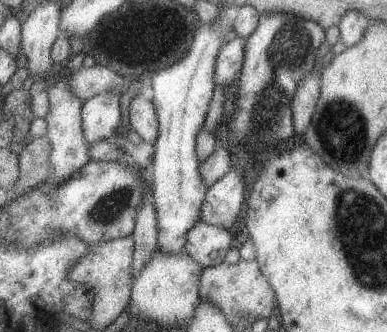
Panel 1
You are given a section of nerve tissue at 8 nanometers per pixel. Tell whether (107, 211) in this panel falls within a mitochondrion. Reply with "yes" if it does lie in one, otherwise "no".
yes

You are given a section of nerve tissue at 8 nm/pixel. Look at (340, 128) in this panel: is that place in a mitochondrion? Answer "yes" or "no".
yes

